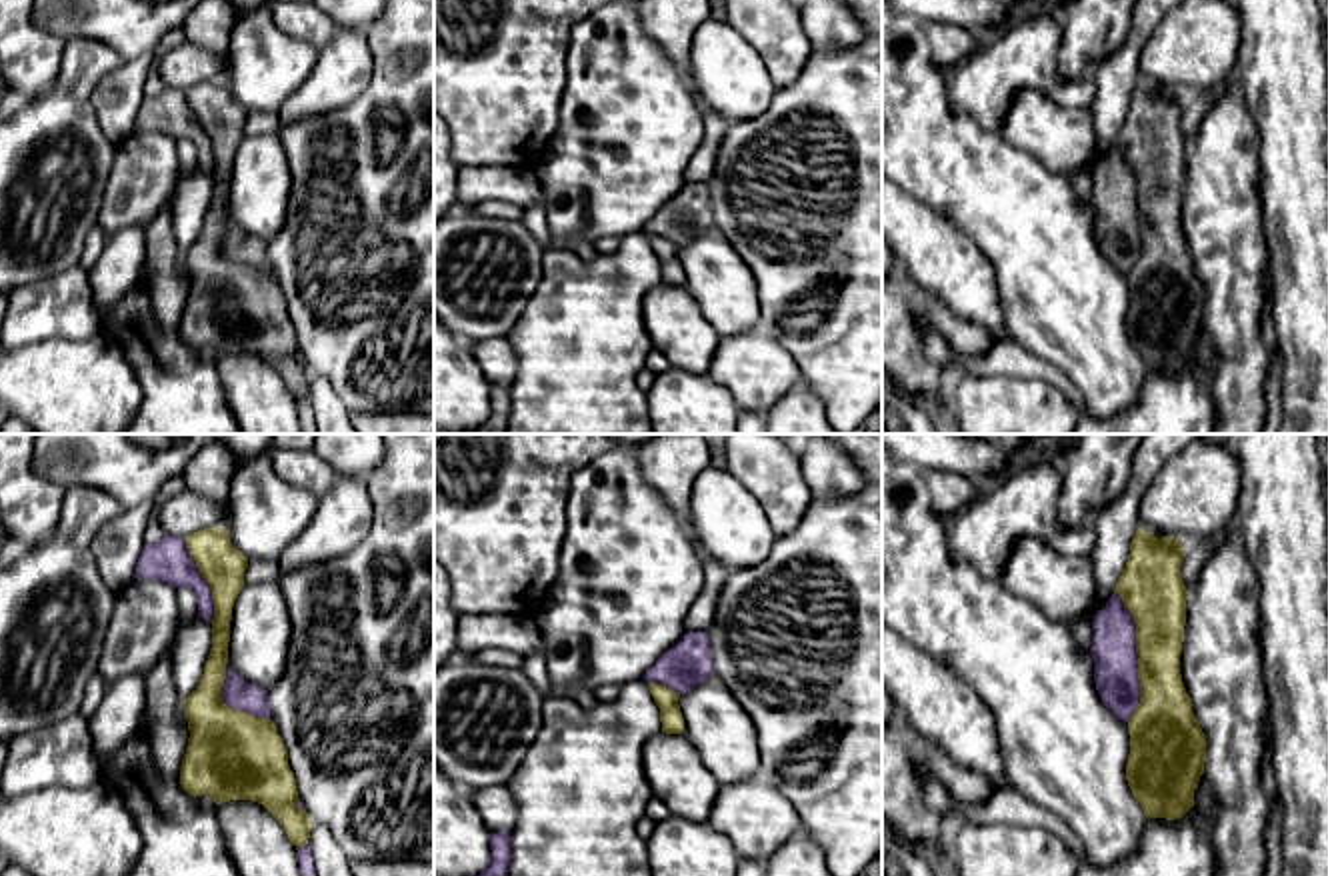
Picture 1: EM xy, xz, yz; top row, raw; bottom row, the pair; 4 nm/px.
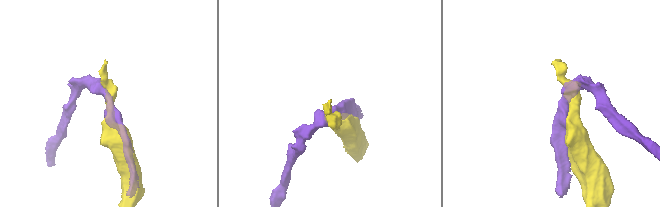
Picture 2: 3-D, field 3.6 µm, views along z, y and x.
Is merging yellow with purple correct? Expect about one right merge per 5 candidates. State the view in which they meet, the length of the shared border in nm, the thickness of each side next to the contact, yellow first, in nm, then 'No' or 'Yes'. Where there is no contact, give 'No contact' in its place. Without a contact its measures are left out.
Touches yellow in yz. Shared border 550 nm. Thickness 240 nm (yellow) against 180 nm. No

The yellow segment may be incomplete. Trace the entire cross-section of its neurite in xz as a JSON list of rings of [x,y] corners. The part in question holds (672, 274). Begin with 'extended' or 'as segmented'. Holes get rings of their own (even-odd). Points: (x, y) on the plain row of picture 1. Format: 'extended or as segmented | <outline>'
as segmented | [[[650,234],[650,246],[660,260],[660,274],[662,274],[662,284],[666,286],[684,286],[684,268],[680,264],[680,248],[656,234]]]

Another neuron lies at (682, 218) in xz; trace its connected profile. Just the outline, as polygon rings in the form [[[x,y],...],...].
[[[686,184],[642,230],[648,236],[662,236],[680,248],[712,226],[716,224],[712,218],[708,184]]]

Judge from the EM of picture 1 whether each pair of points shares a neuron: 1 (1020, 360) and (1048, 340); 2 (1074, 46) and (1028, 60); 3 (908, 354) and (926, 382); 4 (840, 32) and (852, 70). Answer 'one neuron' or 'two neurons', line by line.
1: two neurons
2: two neurons
3: one neuron
4: two neurons

